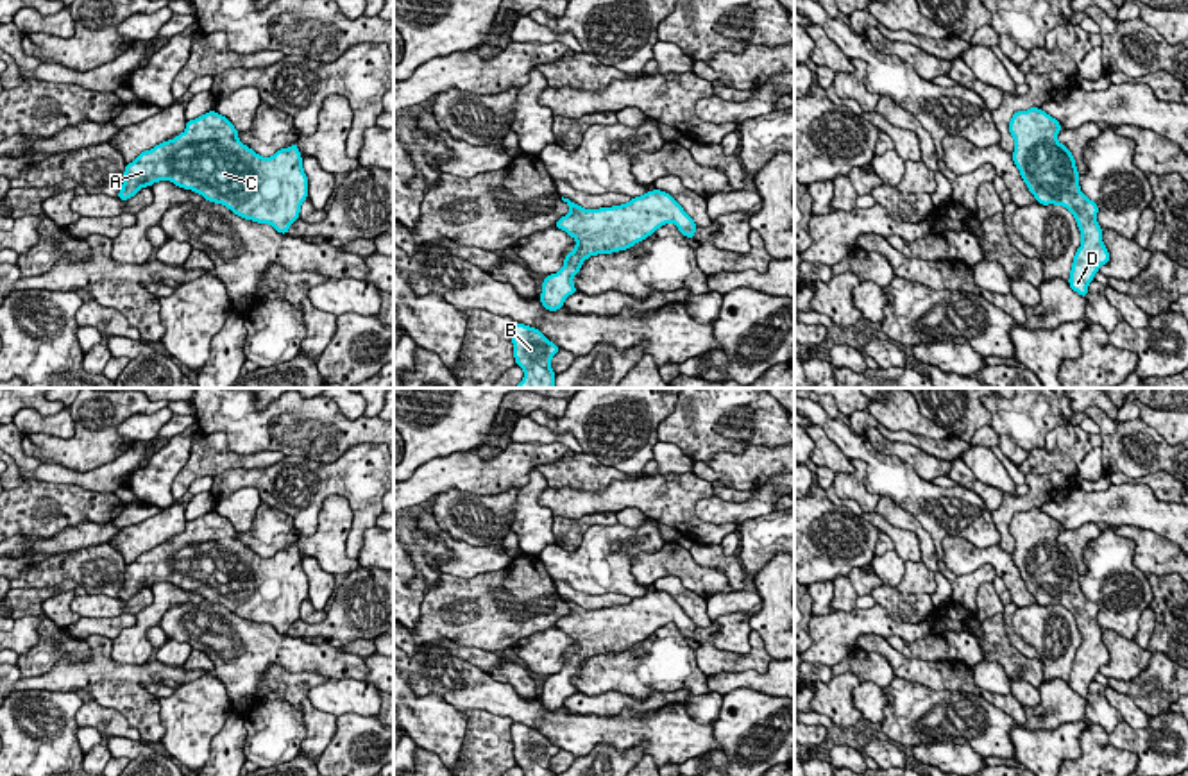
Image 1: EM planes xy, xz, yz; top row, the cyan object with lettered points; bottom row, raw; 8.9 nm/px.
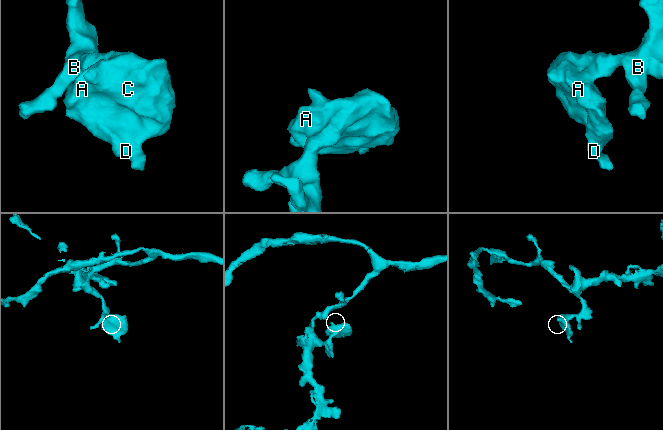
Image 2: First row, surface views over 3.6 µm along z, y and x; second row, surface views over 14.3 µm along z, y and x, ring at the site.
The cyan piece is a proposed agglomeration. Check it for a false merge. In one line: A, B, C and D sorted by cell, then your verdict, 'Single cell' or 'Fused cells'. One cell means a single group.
Groups: A B C D. Single cell

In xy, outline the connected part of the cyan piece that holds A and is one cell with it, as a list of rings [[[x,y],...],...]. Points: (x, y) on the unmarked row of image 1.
[[[216,511],[186,522],[182,535],[141,552],[125,565],[120,601],[141,588],[170,581],[234,615],[270,624],[288,635],[308,599],[308,576],[297,544],[261,558],[238,540],[234,526]]]

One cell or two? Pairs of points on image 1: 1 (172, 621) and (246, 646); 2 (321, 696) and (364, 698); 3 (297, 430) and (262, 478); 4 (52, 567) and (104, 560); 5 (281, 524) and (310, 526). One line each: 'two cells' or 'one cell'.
1: one cell
2: one cell
3: two cells
4: one cell
5: two cells

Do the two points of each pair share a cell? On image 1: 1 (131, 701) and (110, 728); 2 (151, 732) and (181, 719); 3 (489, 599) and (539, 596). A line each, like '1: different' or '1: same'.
1: different
2: different
3: same

